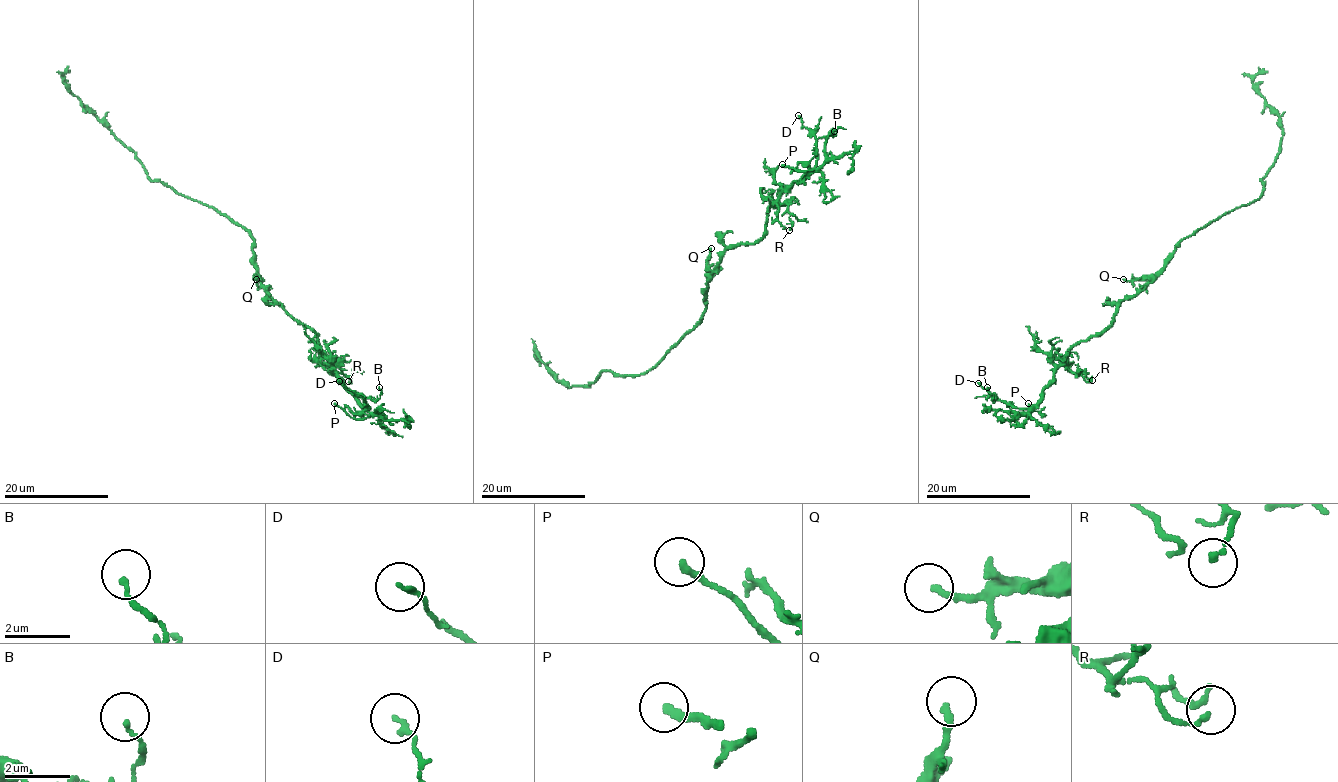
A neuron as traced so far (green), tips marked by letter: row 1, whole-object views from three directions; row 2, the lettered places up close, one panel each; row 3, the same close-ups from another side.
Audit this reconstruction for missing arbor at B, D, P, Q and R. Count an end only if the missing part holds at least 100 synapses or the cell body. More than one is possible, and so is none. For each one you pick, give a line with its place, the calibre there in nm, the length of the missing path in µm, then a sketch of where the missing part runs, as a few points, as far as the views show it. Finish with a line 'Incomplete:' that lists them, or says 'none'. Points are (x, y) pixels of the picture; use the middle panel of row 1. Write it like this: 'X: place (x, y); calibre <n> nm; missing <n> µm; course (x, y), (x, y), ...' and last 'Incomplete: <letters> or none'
P: place (782, 164); calibre 220 nm; missing 45 µm; course (782, 164), (772, 163), (768, 169), (761, 169), (719, 151), (699, 163), (685, 164), (666, 171)
Incomplete: P

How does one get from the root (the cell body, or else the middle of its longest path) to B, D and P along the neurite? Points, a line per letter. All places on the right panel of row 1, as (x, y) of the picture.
B: (1175, 252), (1151, 280), (1120, 302), (1113, 322), (1071, 348), (1032, 407), (994, 401), (987, 387)
D: (1175, 252), (1151, 280), (1120, 302), (1113, 322), (1071, 348), (1032, 407), (1012, 408), (978, 383)
P: (1175, 252), (1151, 280), (1120, 302), (1113, 322), (1071, 348), (1042, 400), (1028, 413), (1032, 419), (1028, 403)

